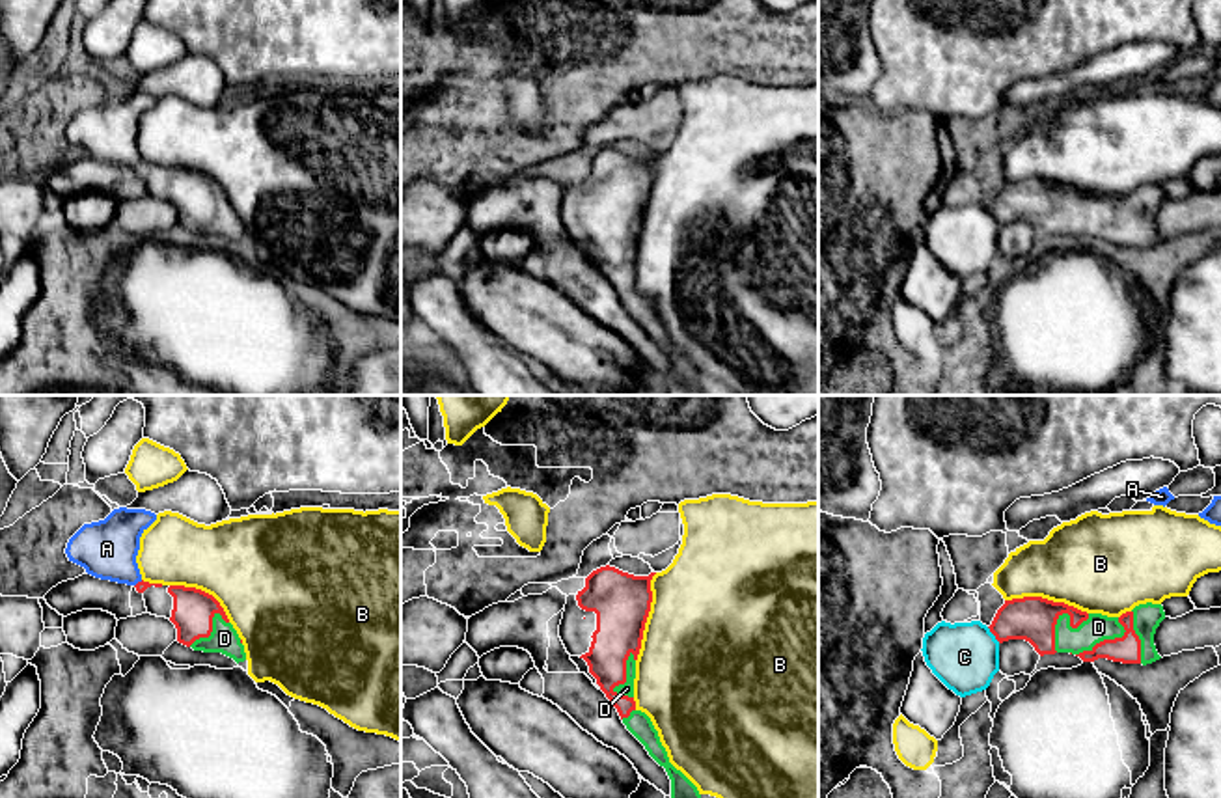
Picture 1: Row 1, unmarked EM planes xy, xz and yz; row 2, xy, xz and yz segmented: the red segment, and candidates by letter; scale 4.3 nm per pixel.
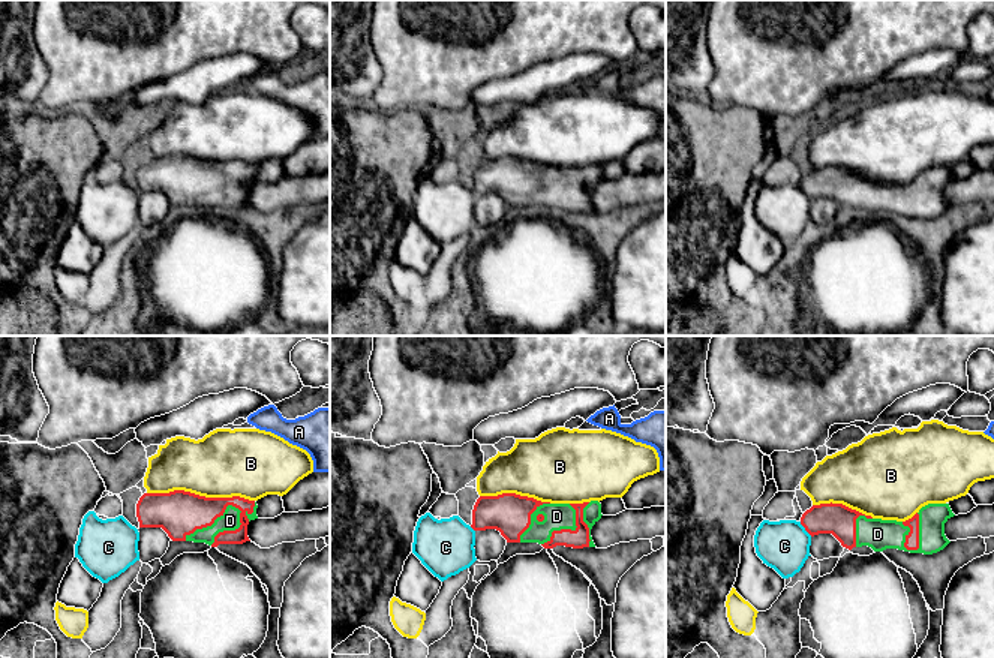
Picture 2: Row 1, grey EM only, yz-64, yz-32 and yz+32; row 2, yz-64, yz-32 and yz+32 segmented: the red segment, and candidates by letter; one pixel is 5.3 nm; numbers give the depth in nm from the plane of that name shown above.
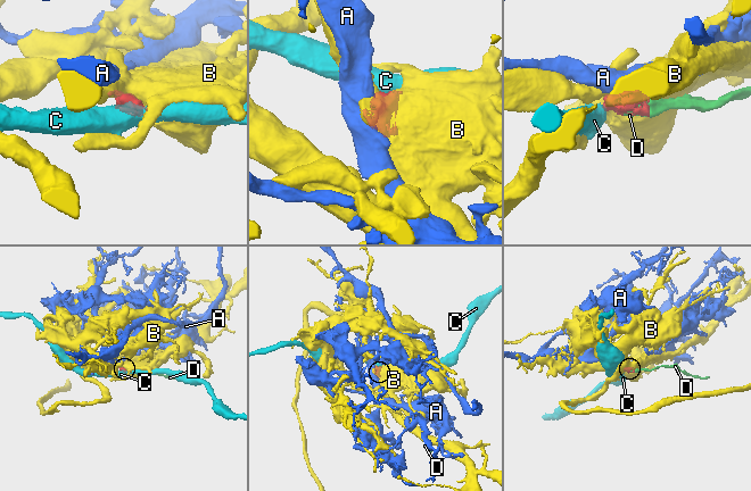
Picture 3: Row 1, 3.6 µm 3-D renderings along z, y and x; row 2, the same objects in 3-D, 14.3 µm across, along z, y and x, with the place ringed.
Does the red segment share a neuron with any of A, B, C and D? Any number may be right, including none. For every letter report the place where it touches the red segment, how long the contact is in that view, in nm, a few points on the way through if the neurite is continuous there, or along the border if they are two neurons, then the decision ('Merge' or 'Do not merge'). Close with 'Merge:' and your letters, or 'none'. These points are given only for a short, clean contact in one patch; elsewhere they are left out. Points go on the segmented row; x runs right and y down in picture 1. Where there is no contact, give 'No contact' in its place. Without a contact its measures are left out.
A: Touches red at xy (138, 582). Shared border 50 nm. Boundary: xy (142, 580), (135, 586). Do not merge
B: Touches red at xz (647, 616). Shared border 400 nm. Do not merge
C: Touches red at yz (992, 632). Shared border 90 nm. Boundary: yz (987, 627), (1000, 642). Do not merge
D: Touches red at yz (1061, 614). Shared border 220 nm. Merge
Merge: D

